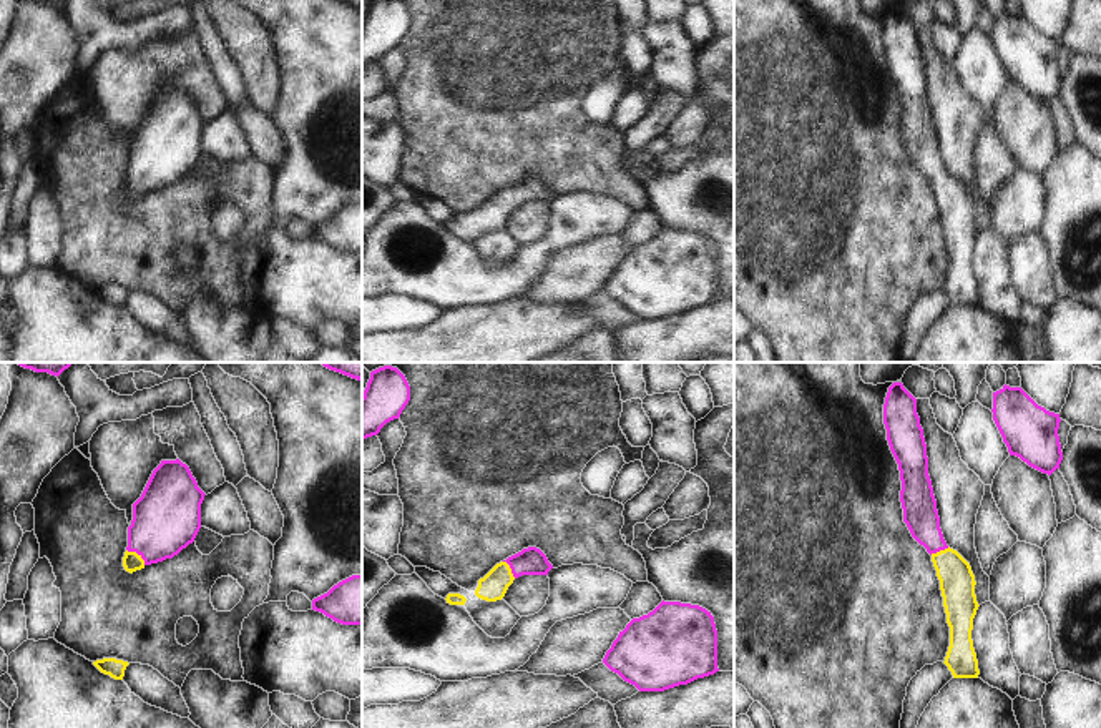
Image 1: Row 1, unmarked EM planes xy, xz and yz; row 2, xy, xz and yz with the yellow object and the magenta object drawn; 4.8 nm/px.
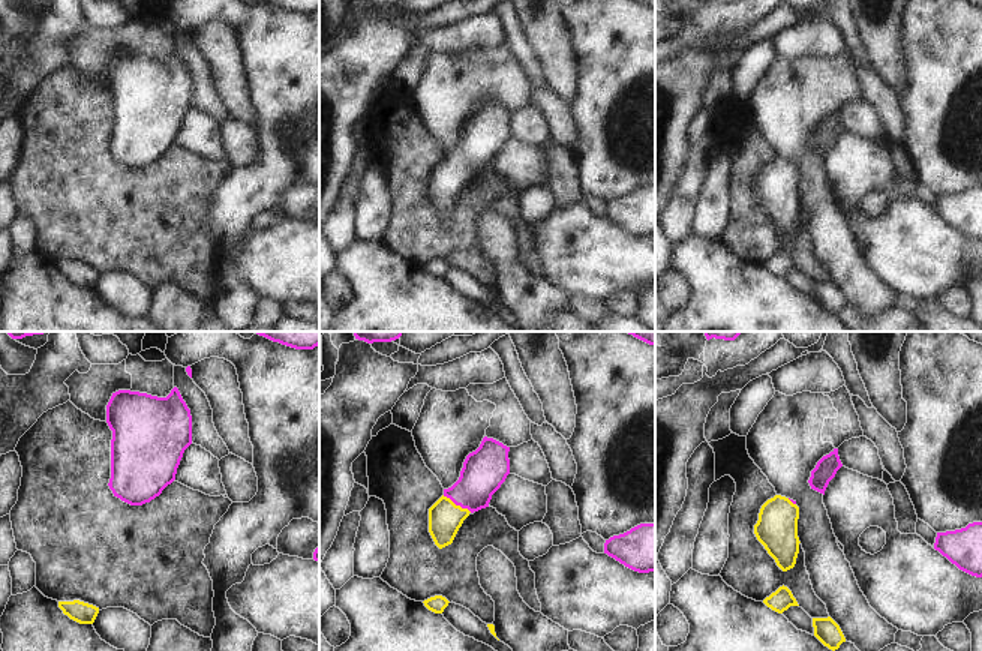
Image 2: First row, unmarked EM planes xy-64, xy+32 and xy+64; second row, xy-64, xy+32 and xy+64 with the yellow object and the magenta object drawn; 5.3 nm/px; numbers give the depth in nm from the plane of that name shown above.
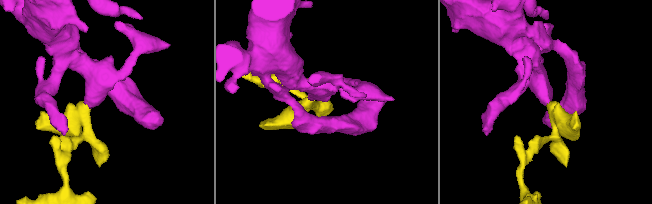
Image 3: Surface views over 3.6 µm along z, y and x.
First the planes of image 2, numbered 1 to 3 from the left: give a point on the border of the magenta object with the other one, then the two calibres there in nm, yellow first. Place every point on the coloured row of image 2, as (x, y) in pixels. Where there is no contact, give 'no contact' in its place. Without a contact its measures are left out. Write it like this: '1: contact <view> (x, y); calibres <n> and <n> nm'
1: no contact
2: contact xy+32 (458, 506); calibres 180 and 240 nm
3: contact xy+64 (790, 501); calibres 220 and 20 nm

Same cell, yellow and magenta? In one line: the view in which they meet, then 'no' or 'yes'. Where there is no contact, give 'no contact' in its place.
xy | yes

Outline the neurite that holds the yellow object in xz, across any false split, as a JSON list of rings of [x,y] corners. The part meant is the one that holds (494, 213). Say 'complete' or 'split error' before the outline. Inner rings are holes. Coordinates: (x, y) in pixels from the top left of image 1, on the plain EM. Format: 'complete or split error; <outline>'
split error; [[[523,176],[497,191],[483,206],[480,206],[475,223],[487,229],[502,228],[515,206],[521,203],[548,203],[551,196],[553,193],[540,176]]]

